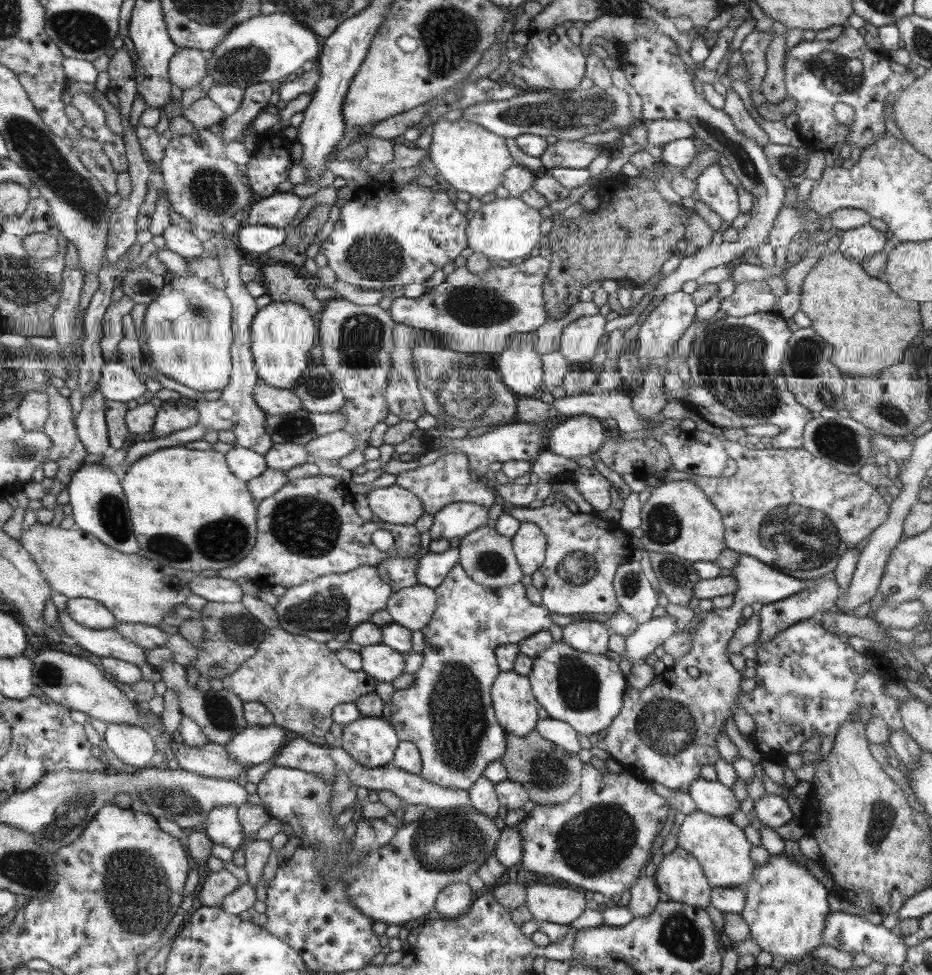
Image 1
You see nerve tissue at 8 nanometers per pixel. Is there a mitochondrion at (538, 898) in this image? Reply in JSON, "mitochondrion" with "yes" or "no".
{"mitochondrion":"no"}

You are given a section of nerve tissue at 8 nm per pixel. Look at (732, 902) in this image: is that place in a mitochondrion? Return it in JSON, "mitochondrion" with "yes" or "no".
{"mitochondrion":"no"}

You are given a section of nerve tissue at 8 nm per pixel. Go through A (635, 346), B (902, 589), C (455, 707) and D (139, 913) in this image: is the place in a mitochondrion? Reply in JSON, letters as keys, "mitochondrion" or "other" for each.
{"A":"other","B":"other","C":"mitochondrion","D":"mitochondrion"}

